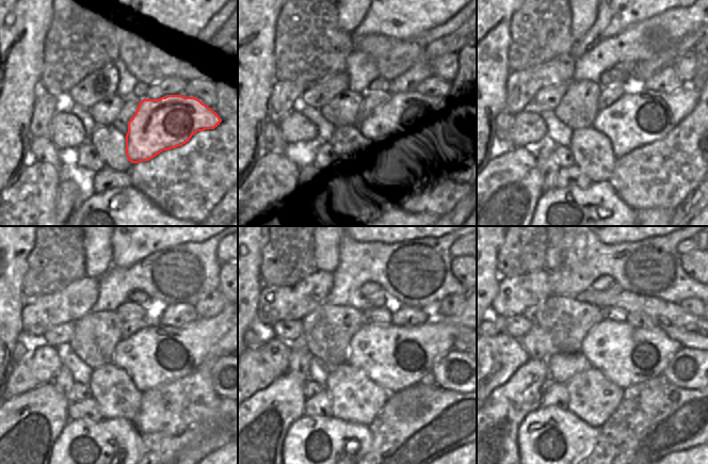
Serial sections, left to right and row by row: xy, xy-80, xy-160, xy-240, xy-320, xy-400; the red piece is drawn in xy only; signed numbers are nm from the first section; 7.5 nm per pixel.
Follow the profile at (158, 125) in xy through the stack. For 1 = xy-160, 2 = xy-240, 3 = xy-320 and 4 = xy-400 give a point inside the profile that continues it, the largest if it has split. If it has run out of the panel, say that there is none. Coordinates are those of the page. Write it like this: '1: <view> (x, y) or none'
1: xy-160 (636, 120)
2: xy-240 (156, 355)
3: xy-320 (395, 357)
4: xy-400 (626, 355)

